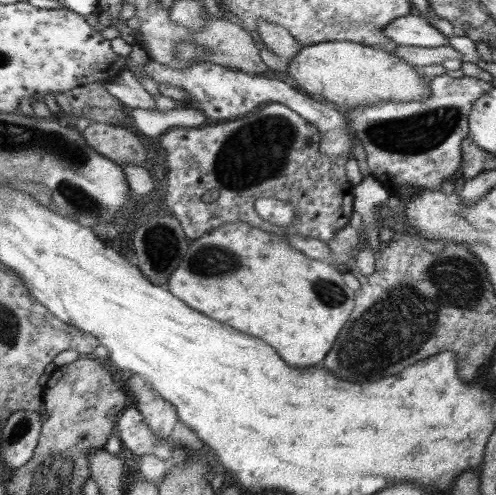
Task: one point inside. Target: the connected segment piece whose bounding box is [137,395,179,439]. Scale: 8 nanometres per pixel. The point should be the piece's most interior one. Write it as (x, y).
(161, 417)

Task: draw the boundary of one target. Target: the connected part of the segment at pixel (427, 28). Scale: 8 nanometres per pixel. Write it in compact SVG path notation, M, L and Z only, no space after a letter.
M417 12L395 18L384 28L385 35L400 45L432 48L448 45L448 39Z

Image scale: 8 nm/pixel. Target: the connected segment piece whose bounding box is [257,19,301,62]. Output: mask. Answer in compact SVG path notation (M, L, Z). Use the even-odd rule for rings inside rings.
M260 19L257 31L267 48L284 61L290 62L301 49L298 41L283 26Z

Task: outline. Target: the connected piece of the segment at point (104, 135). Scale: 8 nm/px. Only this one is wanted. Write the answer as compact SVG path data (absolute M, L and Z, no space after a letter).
M90 122L83 136L96 152L112 159L120 166L130 163L144 166L148 147L142 145L136 134L122 127L102 122Z

